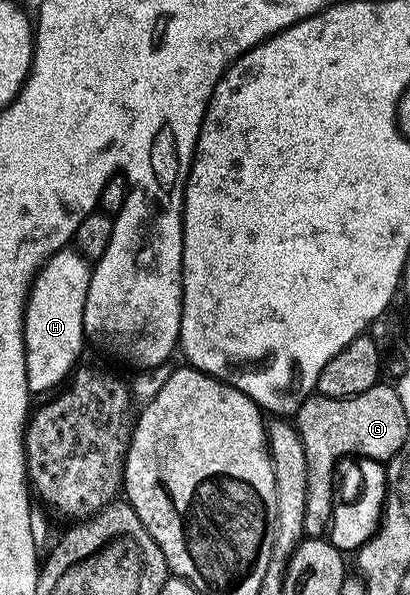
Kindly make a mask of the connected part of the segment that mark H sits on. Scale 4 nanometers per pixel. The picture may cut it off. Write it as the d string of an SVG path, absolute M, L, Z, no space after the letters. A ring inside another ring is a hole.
M68 248L49 259L34 282L27 302L27 318L23 322L32 395L50 395L58 391L80 365L79 357L83 354L83 344L85 346L86 297L89 296L92 271L86 258Z

